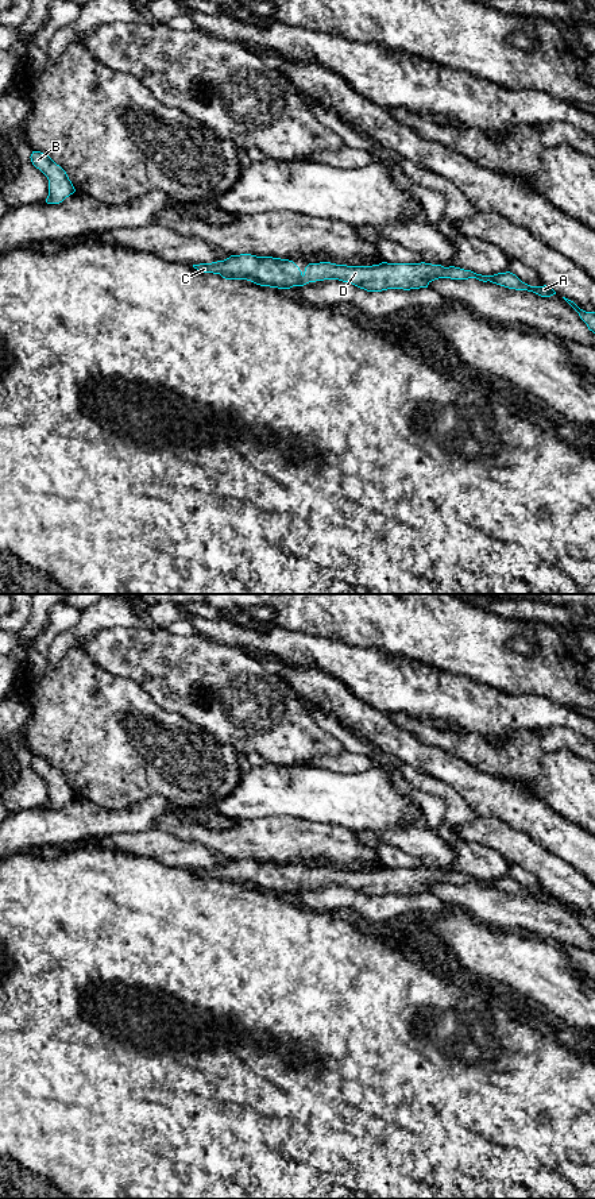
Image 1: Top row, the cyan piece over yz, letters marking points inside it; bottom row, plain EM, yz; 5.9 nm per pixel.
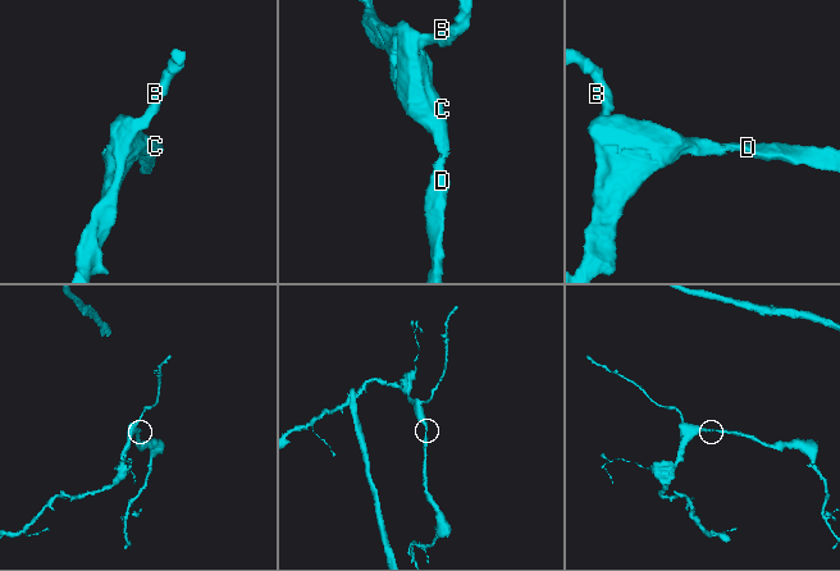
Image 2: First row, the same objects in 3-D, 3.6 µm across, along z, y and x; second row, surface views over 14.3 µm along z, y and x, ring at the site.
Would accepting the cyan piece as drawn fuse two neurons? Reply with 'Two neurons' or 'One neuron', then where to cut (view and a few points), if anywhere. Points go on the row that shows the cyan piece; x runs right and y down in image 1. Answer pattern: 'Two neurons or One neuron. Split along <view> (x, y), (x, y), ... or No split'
One neuron. No split

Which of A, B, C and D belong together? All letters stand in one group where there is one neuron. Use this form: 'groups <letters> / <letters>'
groups A B C D

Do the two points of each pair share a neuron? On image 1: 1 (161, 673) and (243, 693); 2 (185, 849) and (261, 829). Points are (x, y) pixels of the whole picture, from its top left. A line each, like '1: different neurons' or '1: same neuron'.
1: same neuron
2: different neurons

